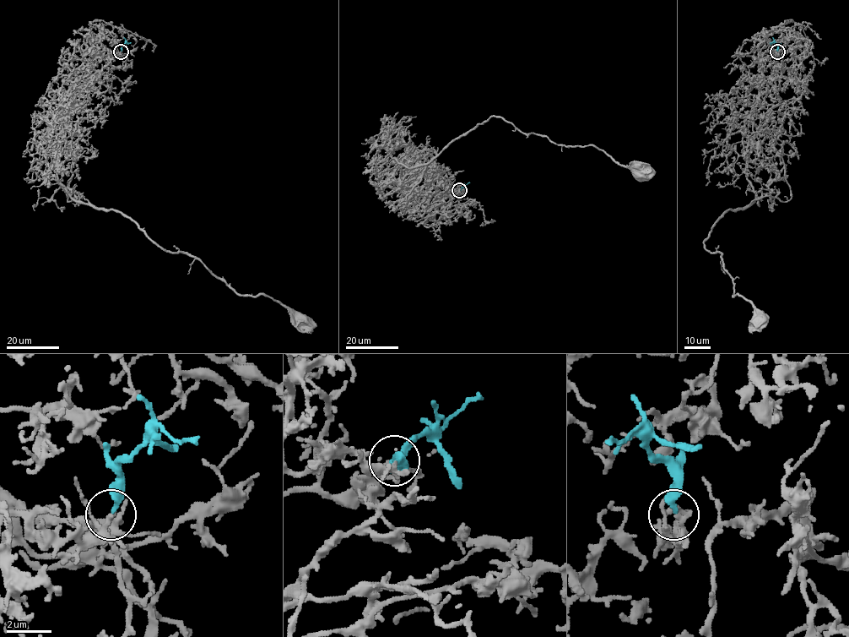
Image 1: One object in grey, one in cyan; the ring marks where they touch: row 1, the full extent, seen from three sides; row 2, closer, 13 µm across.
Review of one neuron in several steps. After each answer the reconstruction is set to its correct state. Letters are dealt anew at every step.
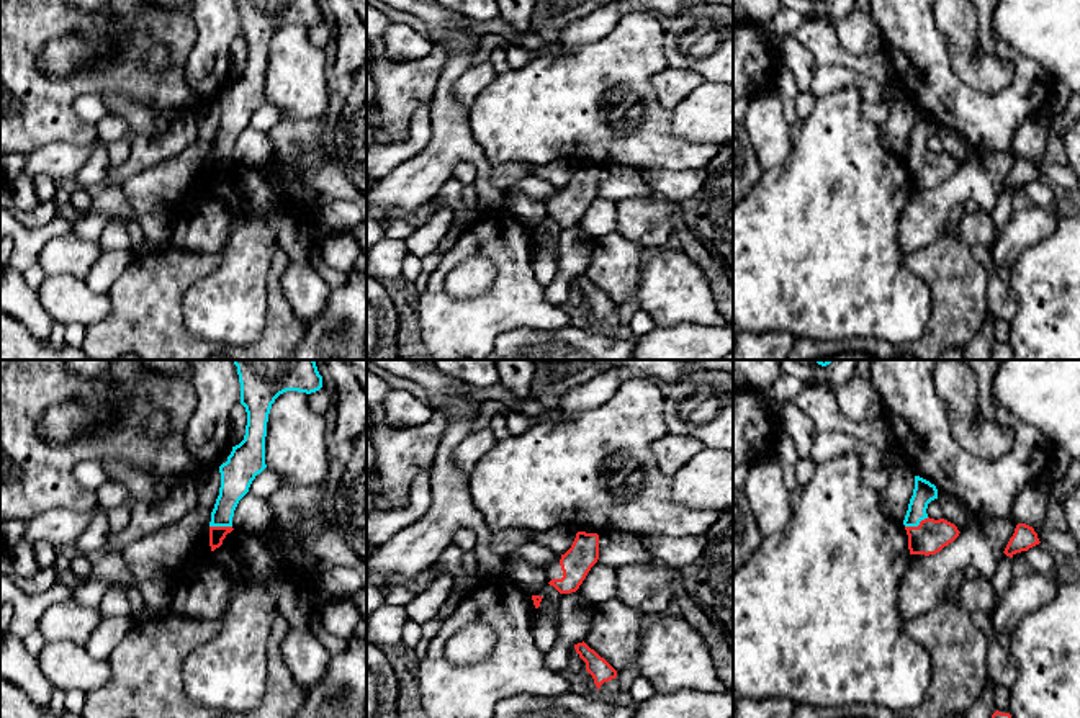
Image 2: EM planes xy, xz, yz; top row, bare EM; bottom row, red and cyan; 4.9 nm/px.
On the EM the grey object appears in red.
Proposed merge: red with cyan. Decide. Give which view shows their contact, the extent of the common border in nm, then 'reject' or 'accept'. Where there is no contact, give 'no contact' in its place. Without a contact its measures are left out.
contact in yz; length 130 nm; accept

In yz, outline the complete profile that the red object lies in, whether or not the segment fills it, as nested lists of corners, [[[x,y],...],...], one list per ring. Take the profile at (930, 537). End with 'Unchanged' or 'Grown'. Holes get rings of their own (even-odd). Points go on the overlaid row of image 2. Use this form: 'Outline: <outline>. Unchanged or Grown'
Outline: [[[915,476],[913,496],[903,520],[910,554],[936,554],[961,533],[954,523],[928,517],[928,504],[934,499],[938,499],[936,486]]]. Grown

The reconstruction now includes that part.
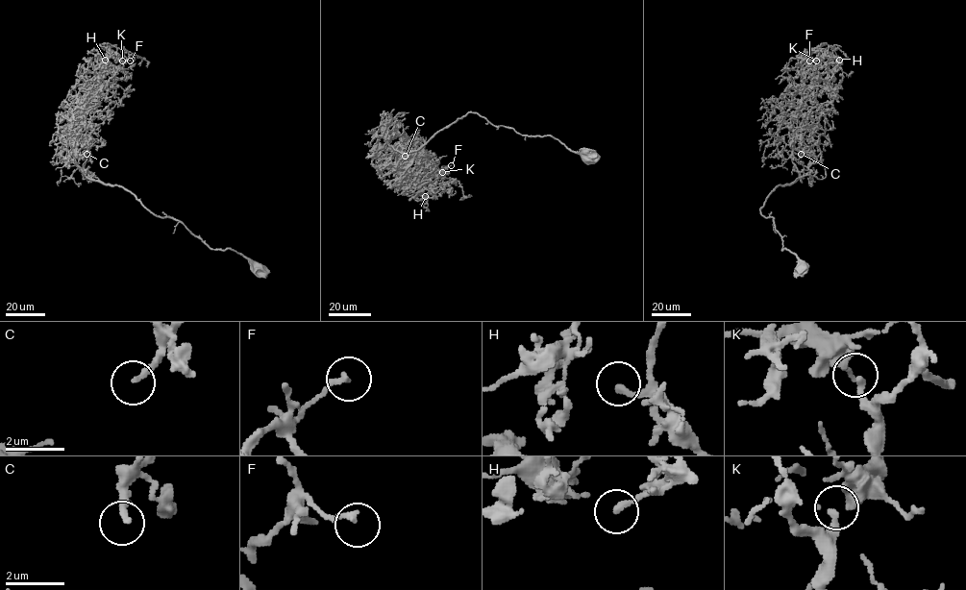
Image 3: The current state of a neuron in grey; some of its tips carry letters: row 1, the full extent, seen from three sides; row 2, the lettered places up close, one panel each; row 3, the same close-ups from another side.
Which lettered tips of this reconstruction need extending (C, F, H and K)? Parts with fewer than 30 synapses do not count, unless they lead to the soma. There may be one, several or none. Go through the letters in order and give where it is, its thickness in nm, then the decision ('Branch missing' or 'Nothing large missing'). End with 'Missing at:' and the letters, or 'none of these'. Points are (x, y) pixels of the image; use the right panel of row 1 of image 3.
C: Place: (801, 154). Thickness 200 nm. Branch missing
F: Place: (809, 61). Thickness 180 nm. Nothing large missing
H: Place: (839, 60). Thickness 150 nm. Branch missing
K: Place: (816, 61). Thickness 180 nm. Nothing large missing
Missing at: C, H

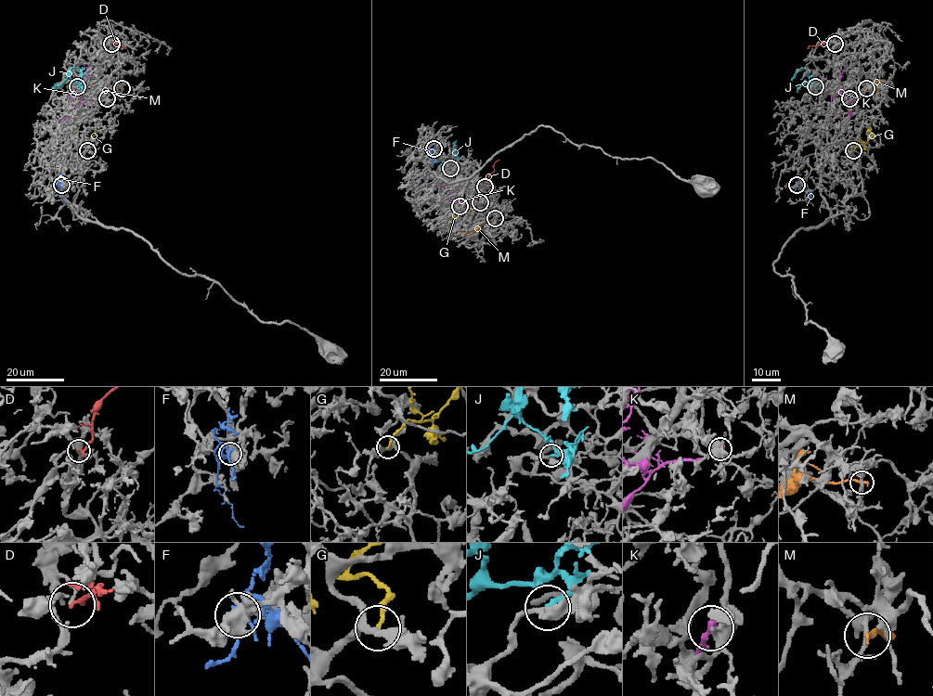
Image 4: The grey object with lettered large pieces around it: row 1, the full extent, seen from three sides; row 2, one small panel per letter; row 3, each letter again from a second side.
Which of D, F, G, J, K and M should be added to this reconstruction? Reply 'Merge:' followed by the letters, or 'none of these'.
Merge: J

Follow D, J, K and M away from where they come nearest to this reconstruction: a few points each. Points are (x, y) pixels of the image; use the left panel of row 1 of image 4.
D: (111, 44), (115, 42), (126, 48)
J: (77, 86), (80, 85), (70, 76), (70, 70), (73, 67), (80, 70), (83, 84)
K: (107, 97), (92, 103), (80, 119), (72, 122), (66, 113), (82, 75)
M: (122, 88), (101, 89), (86, 79), (86, 73)

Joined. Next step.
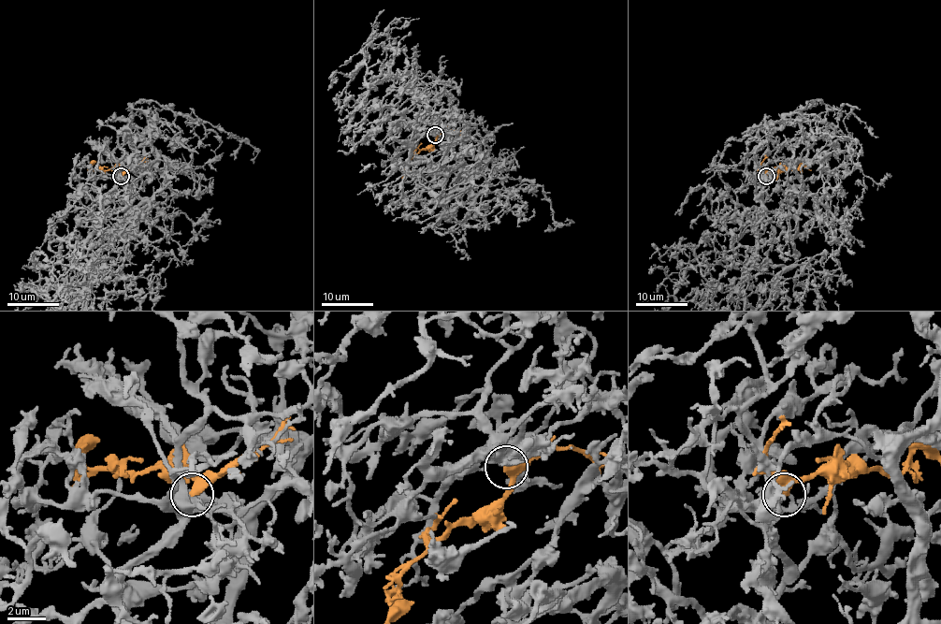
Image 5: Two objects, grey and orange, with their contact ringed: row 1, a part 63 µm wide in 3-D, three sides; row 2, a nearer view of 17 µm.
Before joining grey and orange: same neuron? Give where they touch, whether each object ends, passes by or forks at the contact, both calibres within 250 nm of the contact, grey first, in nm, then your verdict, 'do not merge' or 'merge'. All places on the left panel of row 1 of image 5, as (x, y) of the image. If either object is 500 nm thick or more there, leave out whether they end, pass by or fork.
place (121, 176); grey forks; orange passes by; calibres 440 and 320 nm; merge

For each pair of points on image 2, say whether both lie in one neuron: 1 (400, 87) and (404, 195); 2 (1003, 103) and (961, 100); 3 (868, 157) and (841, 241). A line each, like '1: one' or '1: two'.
1: two
2: one
3: one

